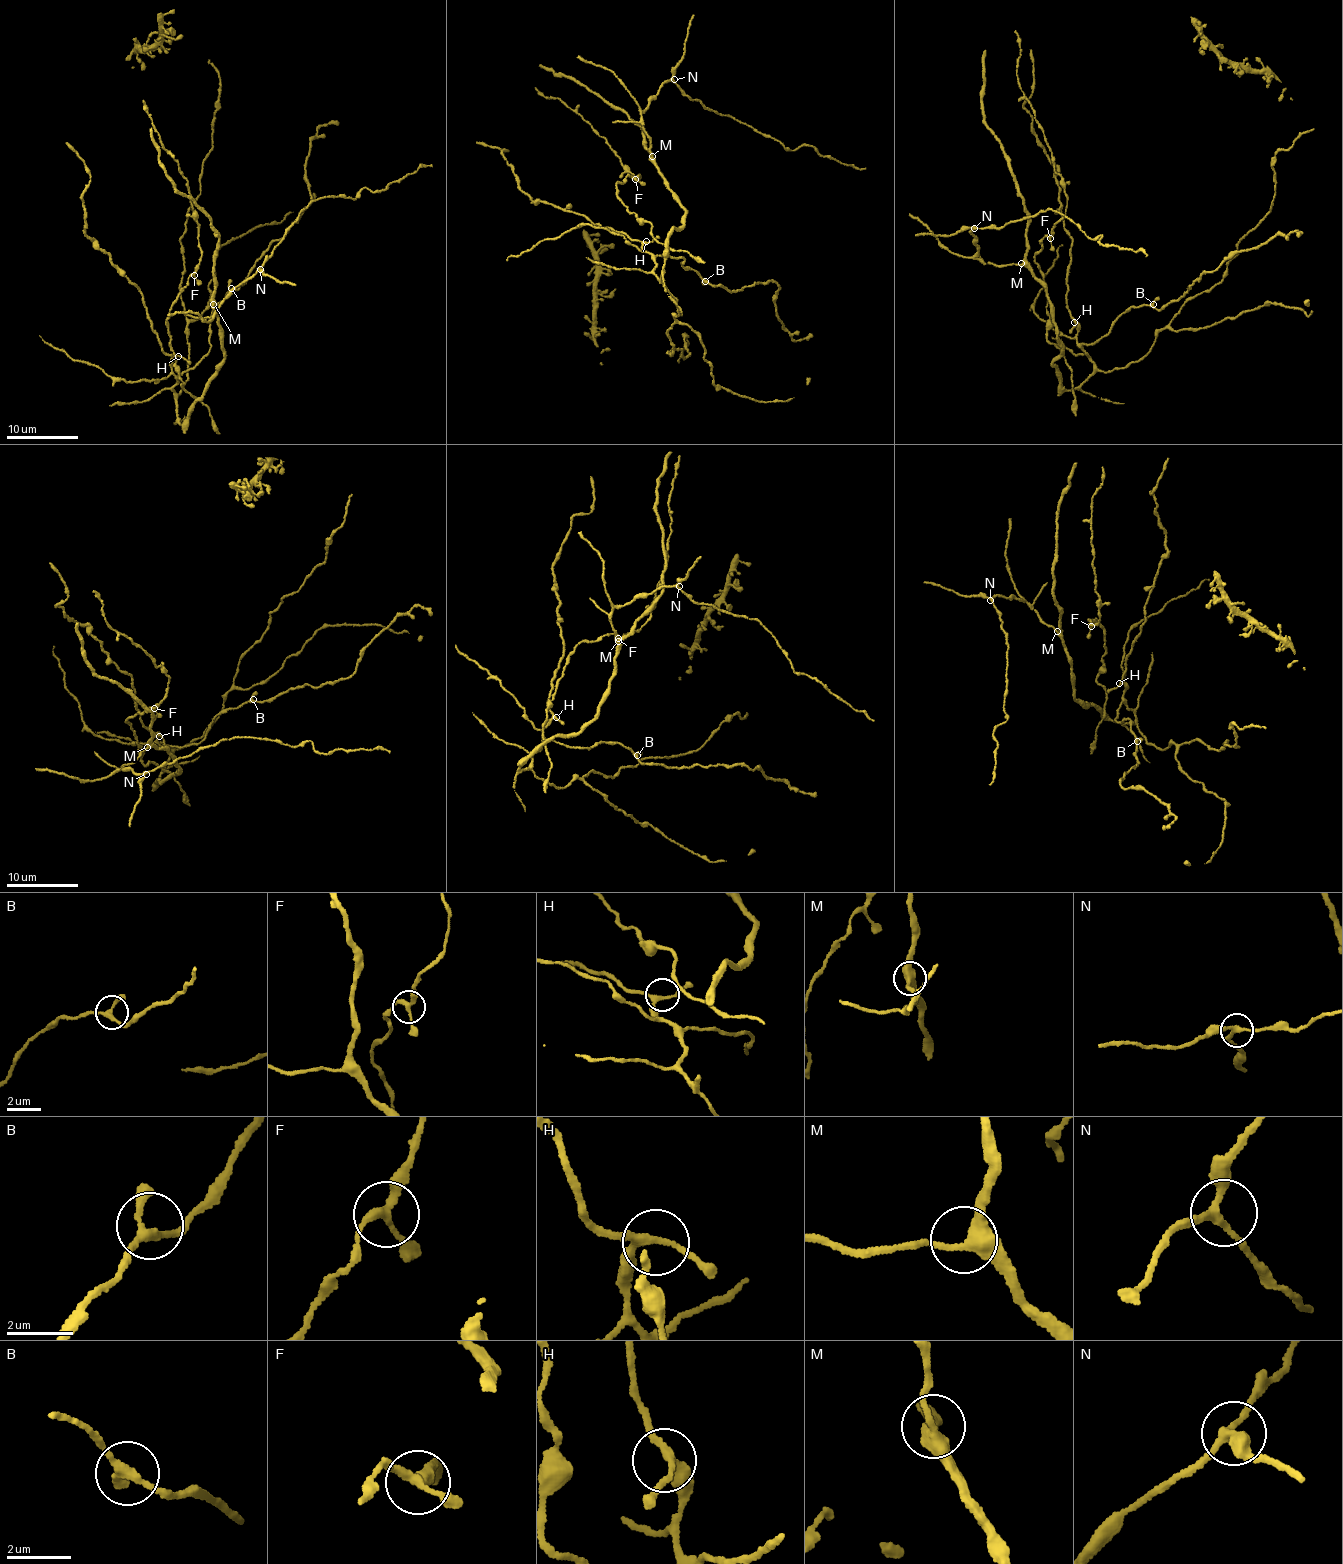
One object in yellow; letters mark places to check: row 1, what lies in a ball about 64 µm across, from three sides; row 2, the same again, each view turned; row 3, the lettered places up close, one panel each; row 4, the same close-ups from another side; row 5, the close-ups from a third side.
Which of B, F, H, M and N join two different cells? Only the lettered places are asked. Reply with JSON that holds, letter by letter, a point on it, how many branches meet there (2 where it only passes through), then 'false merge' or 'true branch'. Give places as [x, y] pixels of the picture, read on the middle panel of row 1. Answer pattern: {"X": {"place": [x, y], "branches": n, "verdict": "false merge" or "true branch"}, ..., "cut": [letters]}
{"B": {"place": [705, 281], "branches": 3, "verdict": "true branch"}, "F": {"place": [635, 179], "branches": 3, "verdict": "true branch"}, "H": {"place": [646, 241], "branches": 3, "verdict": "true branch"}, "M": {"place": [652, 156], "branches": 3, "verdict": "true branch"}, "N": {"place": [674, 79], "branches": 3, "verdict": "true branch"}, "cut": []}

